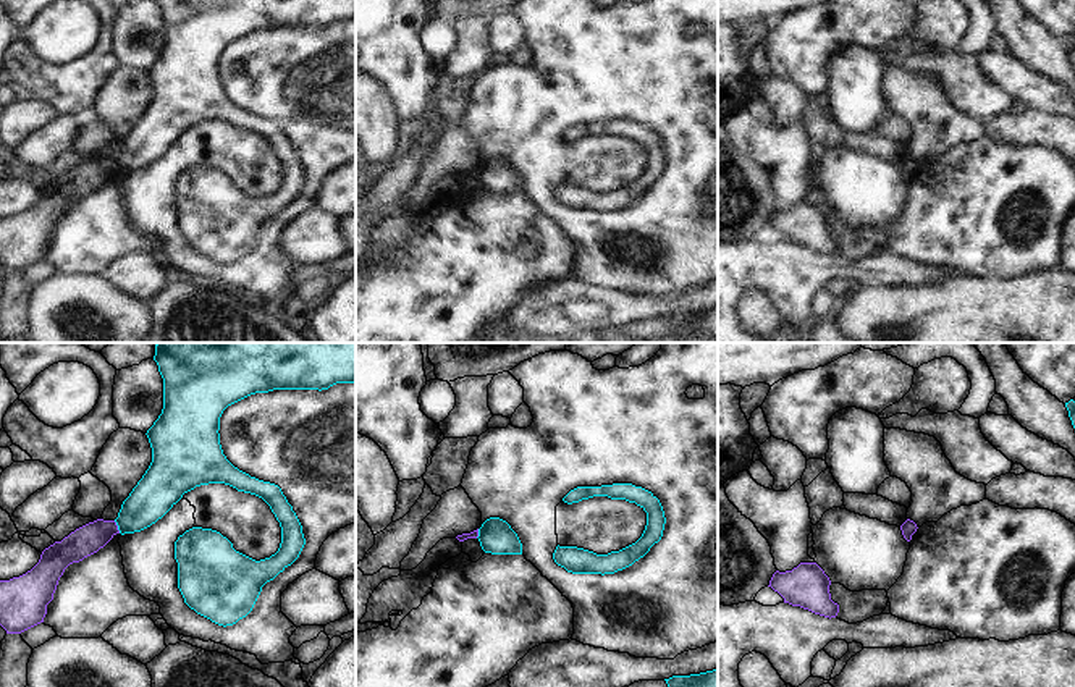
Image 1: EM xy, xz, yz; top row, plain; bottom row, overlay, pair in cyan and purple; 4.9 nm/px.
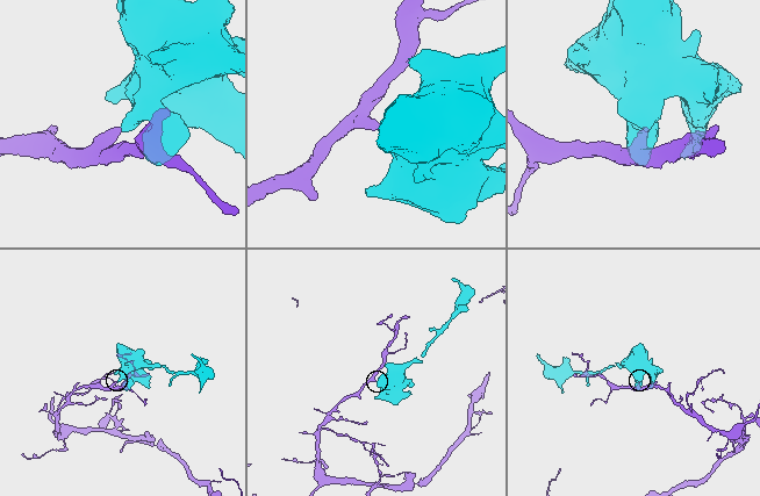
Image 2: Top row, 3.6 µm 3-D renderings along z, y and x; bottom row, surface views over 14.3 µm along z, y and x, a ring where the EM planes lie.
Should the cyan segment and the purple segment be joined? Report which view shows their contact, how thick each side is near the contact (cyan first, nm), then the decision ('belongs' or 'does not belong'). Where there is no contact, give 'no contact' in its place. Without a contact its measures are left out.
contact in xy; calibres 200 and 150 nm; does not belong

